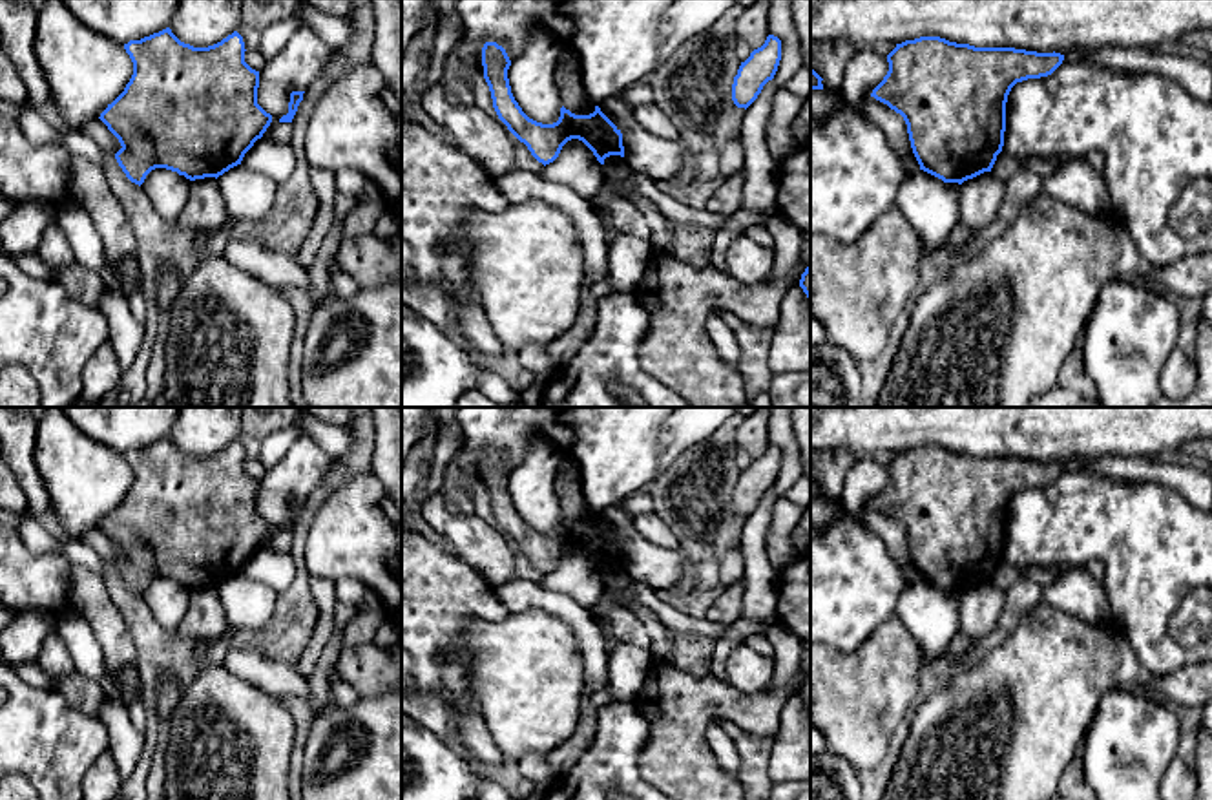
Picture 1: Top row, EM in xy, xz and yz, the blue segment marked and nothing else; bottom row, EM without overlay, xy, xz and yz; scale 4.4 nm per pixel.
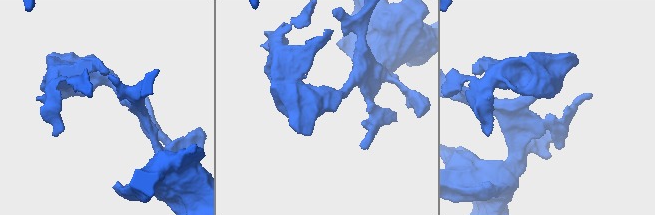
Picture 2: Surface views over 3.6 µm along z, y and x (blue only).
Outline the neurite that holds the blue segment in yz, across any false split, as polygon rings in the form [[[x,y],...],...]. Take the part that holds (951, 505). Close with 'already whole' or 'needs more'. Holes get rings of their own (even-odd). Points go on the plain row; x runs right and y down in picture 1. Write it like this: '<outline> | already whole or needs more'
[[[920,446],[896,453],[887,464],[889,480],[871,506],[904,526],[920,579],[944,592],[962,594],[991,581],[1002,561],[1011,497],[1028,488],[1051,484],[1062,469],[1064,464],[1055,460],[975,457],[940,446]]] | already whole

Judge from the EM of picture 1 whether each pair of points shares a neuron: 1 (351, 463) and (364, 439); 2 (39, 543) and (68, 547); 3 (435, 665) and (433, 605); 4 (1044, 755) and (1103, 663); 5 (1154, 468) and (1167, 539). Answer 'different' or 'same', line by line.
1: same
2: same
3: same
4: same
5: different

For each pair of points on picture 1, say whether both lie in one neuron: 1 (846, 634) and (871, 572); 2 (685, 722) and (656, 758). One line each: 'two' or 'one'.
1: one
2: one

